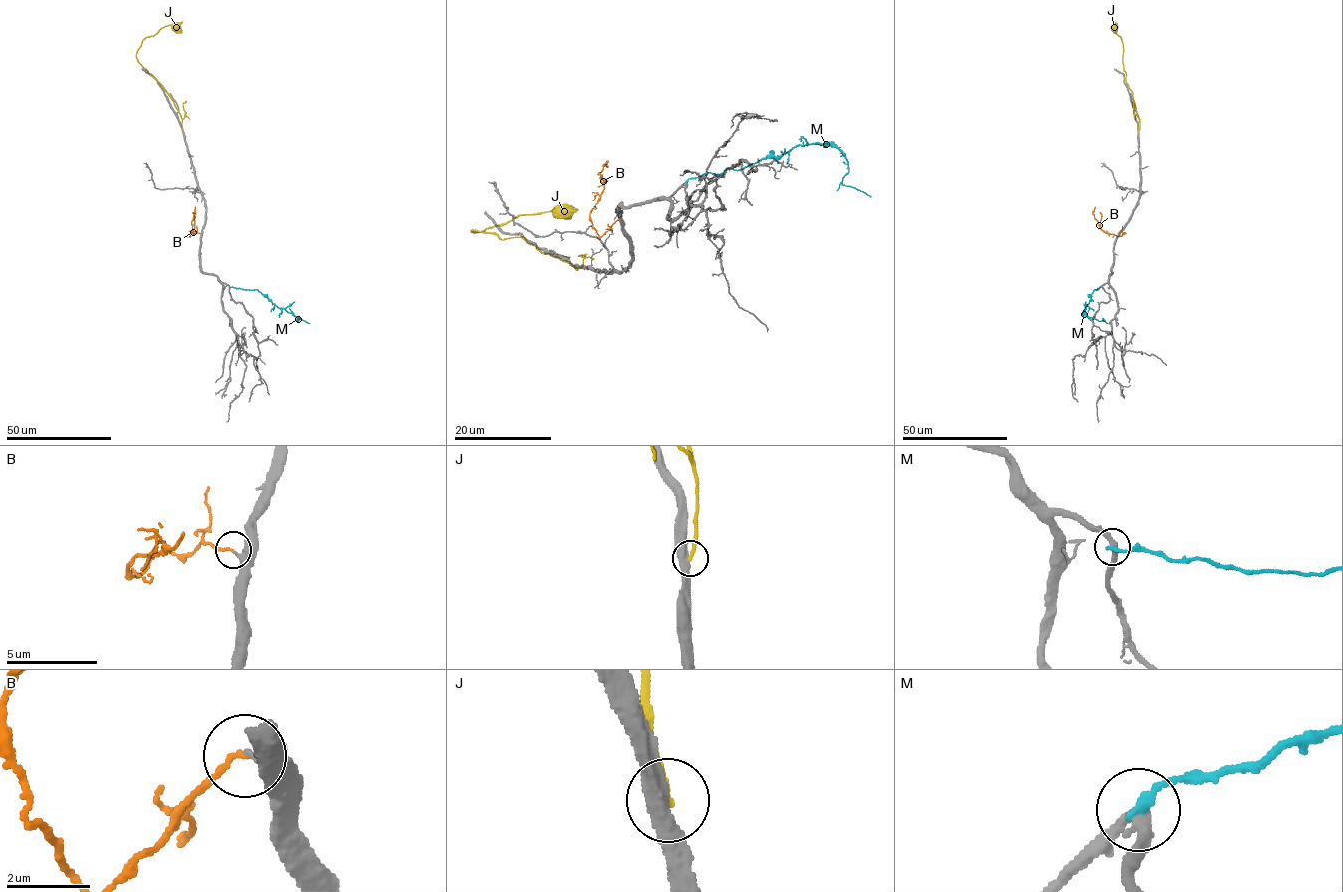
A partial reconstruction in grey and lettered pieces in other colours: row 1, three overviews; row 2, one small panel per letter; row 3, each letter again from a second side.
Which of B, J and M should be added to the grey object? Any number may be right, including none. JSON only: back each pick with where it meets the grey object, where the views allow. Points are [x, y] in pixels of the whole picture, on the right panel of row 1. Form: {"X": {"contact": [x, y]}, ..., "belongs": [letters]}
{"B": {"contact": [1118, 233]}, "belongs": ["B"]}

